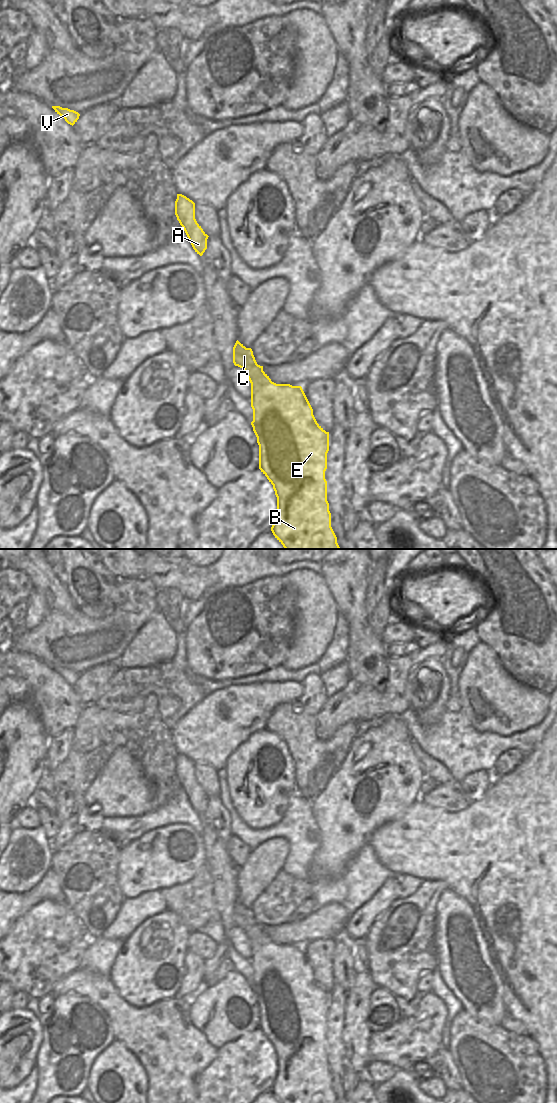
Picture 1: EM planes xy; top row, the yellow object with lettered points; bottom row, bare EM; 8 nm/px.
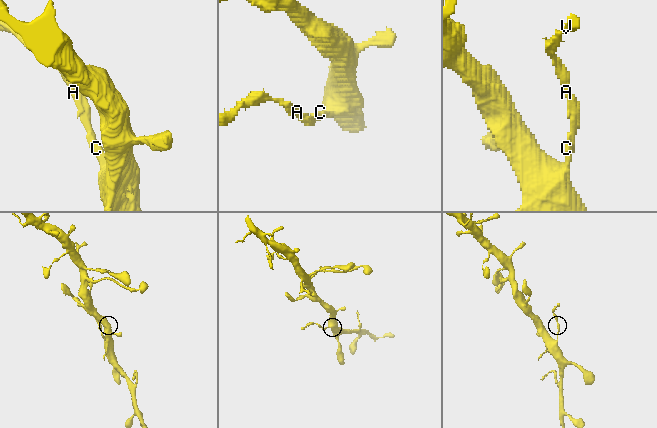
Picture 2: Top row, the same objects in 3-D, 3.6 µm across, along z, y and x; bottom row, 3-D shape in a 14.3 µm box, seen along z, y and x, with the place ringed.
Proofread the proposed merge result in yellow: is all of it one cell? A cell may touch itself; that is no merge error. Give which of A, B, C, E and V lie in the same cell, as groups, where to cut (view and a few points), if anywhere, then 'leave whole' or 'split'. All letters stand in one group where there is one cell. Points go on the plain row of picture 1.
groups A C V / B E; cut xy (256, 922), (254, 925), (243, 928); split

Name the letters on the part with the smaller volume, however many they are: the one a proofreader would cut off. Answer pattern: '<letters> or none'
A, C, V

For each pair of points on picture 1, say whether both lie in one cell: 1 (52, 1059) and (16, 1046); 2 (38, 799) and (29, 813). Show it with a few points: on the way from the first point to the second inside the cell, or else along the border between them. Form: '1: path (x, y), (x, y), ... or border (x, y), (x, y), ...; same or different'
1: border (42, 1030), (42, 1042), (34, 1065); different
2: border (31, 803), (36, 806); different

